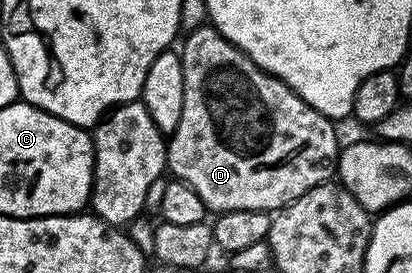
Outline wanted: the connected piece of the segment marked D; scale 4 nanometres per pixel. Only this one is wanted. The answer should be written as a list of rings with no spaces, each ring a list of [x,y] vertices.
[[[206,23],[202,27],[198,27],[183,39],[185,40],[184,50],[180,49],[178,53],[182,67],[182,82],[185,83],[182,117],[178,122],[177,129],[170,134],[166,141],[166,169],[169,174],[172,172],[171,176],[175,180],[184,181],[190,187],[194,187],[194,191],[198,191],[198,199],[202,199],[205,210],[212,212],[213,209],[213,214],[216,215],[226,211],[266,211],[272,213],[294,203],[294,199],[306,195],[306,191],[319,185],[329,184],[333,180],[342,145],[341,142],[336,142],[337,126],[329,118],[314,111],[314,107],[310,107],[310,103],[306,103],[294,90],[286,87],[286,83],[282,83],[274,75],[262,71],[242,50],[234,47],[234,43],[230,43],[217,29],[213,29],[211,24]]]

